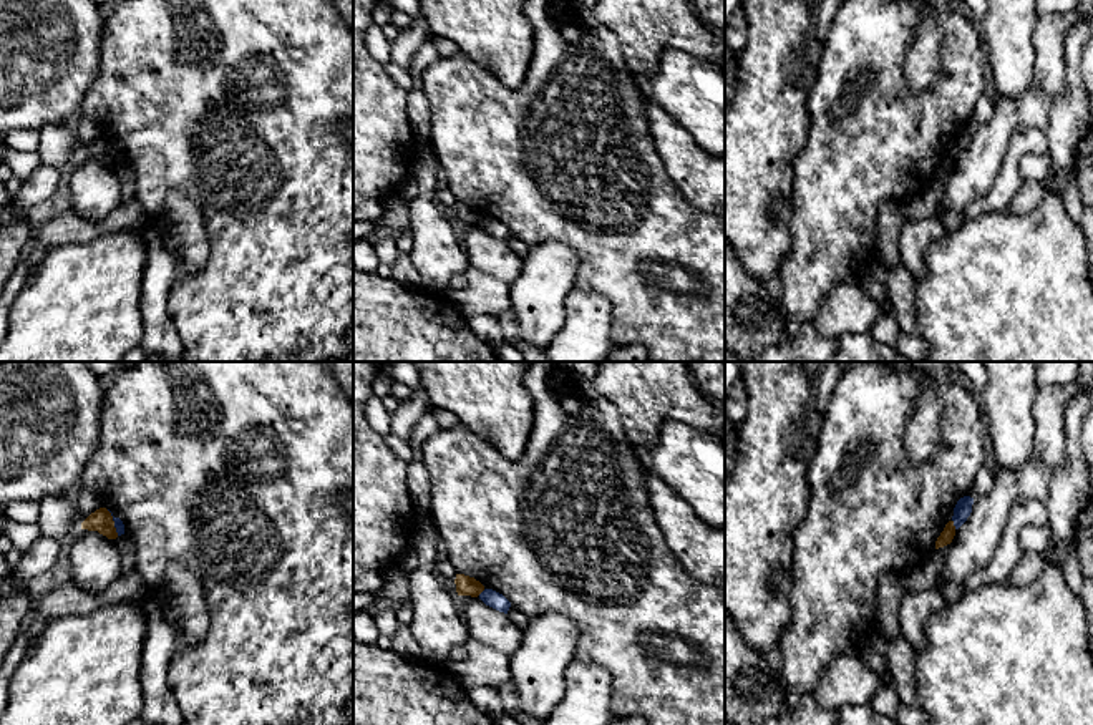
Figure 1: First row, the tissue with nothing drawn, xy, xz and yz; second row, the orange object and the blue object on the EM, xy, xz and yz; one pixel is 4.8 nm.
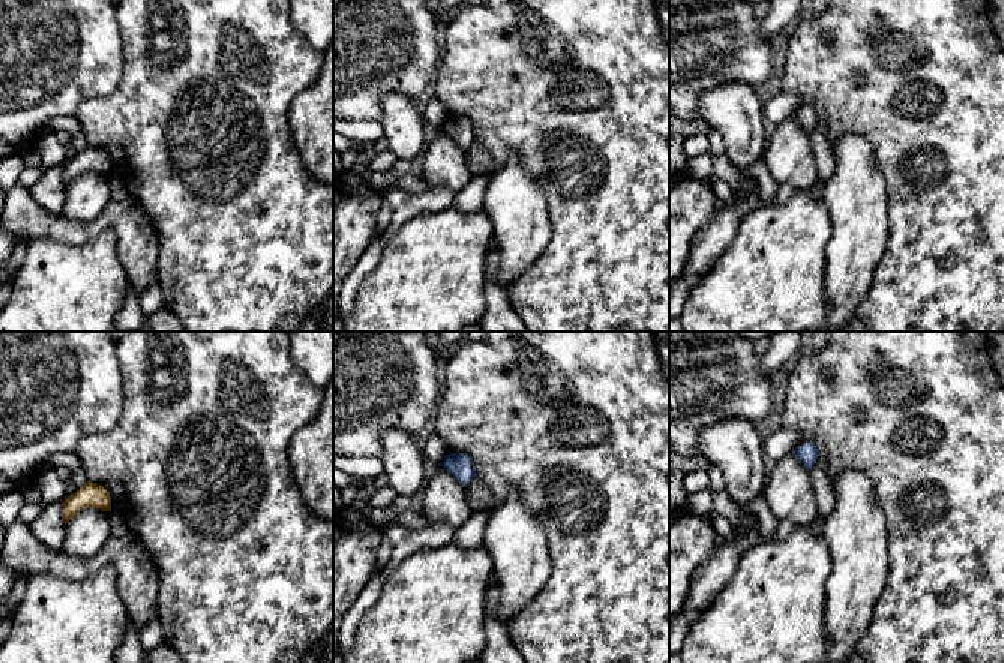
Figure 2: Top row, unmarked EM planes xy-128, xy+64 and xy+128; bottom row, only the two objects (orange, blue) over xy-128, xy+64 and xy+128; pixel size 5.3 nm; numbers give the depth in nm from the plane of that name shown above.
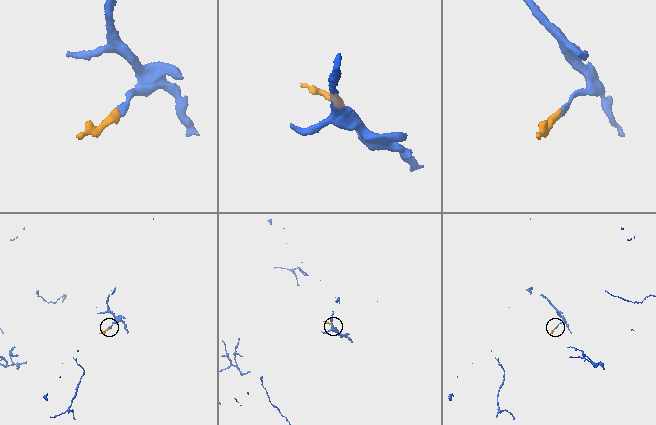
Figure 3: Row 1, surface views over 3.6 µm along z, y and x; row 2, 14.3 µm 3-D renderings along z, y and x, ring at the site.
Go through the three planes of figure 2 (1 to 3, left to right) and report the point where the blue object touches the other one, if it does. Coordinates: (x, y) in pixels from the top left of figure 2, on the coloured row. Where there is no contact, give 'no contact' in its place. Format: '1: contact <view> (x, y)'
1: no contact
2: no contact
3: no contact

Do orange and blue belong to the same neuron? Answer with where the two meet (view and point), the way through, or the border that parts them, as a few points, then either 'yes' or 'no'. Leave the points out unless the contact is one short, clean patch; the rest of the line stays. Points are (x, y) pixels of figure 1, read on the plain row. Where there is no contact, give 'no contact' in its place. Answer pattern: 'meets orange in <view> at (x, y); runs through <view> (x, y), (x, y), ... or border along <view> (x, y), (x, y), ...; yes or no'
meets orange in yz at (952, 153); border along yz (952, 148), (956, 156); no

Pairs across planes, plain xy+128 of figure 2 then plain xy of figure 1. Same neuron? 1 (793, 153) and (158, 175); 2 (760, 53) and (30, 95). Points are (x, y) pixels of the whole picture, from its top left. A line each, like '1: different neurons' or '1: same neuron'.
1: different neurons
2: same neuron

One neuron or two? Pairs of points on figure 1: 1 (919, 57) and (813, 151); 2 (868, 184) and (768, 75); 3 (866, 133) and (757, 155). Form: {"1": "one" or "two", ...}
{"1": "two", "2": "two", "3": "two"}

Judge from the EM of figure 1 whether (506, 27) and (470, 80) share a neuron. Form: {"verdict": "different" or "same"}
{"verdict": "different"}

